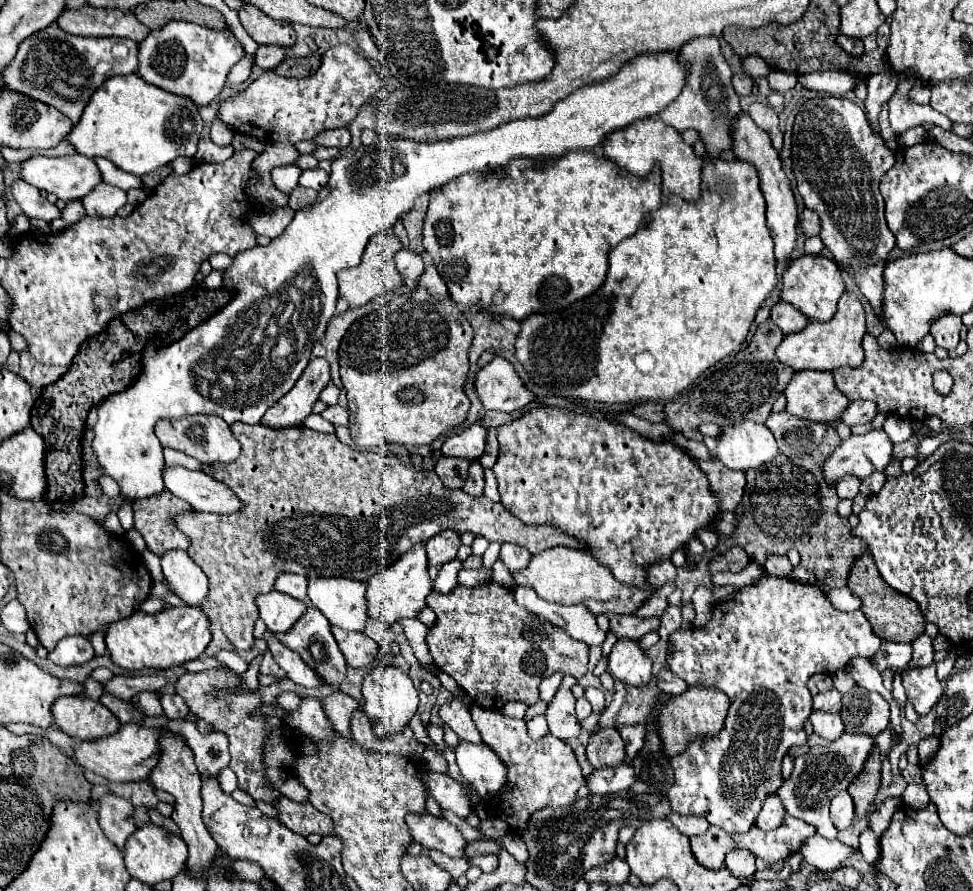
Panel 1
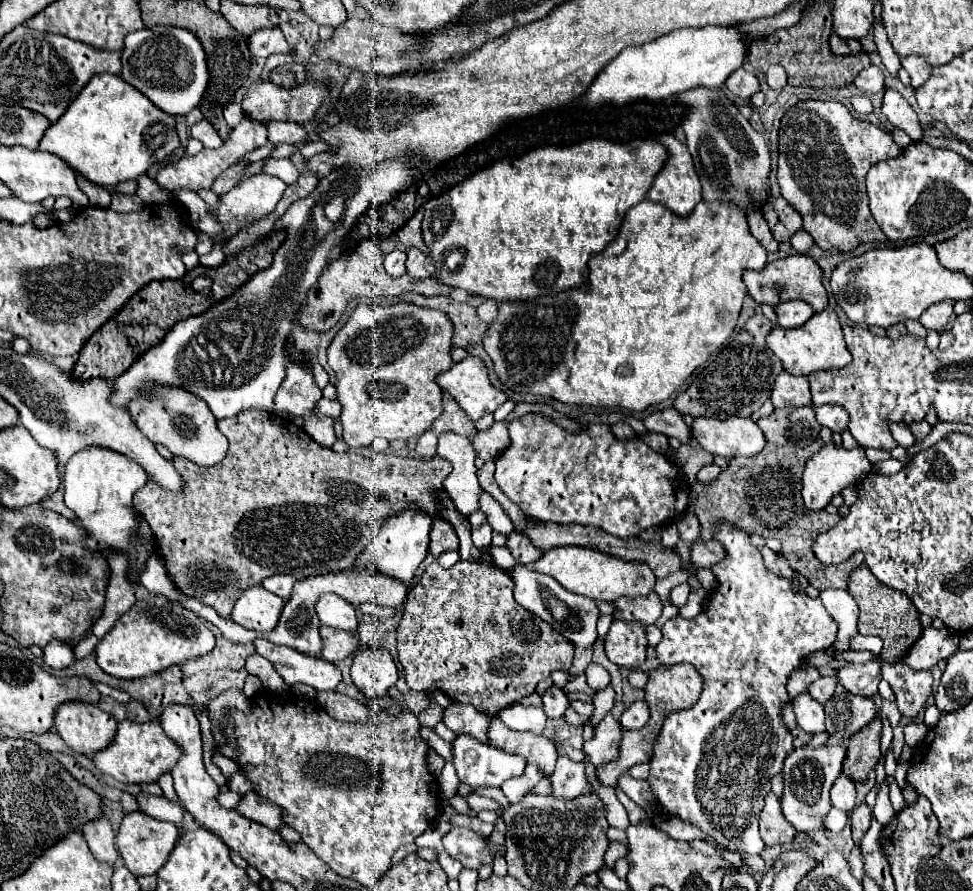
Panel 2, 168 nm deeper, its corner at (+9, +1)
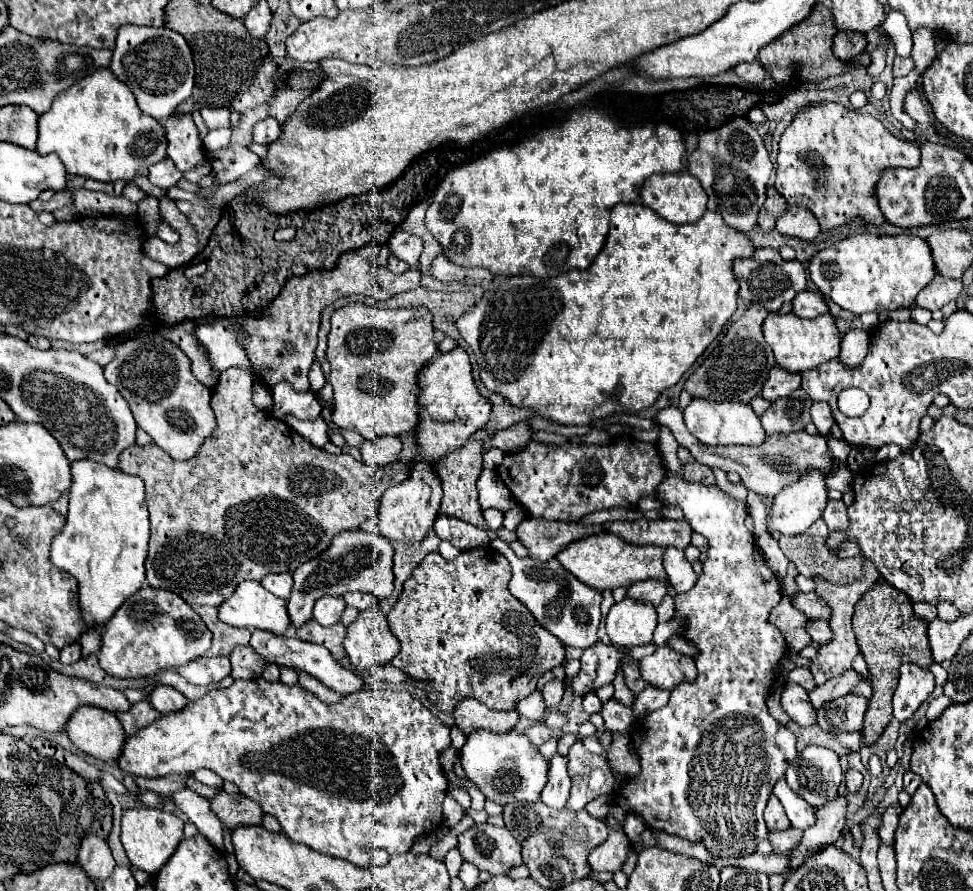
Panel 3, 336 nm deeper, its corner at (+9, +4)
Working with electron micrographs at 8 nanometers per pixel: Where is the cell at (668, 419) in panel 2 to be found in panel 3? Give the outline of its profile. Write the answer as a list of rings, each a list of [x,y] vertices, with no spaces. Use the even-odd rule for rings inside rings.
[[[674,406],[660,410],[658,416],[656,416],[656,422],[660,422],[662,426],[668,426],[672,430],[674,438],[678,440],[678,444],[686,446],[700,464],[706,464],[710,468],[720,468],[724,472],[738,472],[748,490],[752,490],[760,496],[766,496],[766,498],[776,496],[782,488],[796,482],[810,468],[820,470],[824,474],[830,472],[832,460],[834,460],[834,456],[828,450],[826,438],[820,436],[820,434],[810,436],[804,430],[792,432],[792,434],[768,436],[766,442],[760,444],[760,446],[706,446],[700,440],[696,440],[696,436],[692,436],[688,432],[688,428],[682,420],[682,412]]]

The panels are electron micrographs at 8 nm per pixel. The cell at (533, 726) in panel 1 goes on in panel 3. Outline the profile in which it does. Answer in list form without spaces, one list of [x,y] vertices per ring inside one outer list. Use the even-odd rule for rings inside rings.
[[[540,692],[530,694],[528,698],[524,698],[524,700],[520,702],[520,706],[516,706],[516,710],[518,710],[522,716],[530,718],[530,720],[538,720],[538,718],[542,718],[544,708],[546,708],[546,706],[544,706],[544,700],[542,700]]]

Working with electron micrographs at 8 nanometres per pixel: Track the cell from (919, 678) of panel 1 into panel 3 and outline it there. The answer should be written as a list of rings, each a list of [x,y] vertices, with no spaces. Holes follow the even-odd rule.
[[[902,664],[900,680],[892,698],[894,718],[898,722],[906,722],[920,708],[920,704],[930,698],[932,690],[934,676],[928,668],[920,668],[916,664]]]

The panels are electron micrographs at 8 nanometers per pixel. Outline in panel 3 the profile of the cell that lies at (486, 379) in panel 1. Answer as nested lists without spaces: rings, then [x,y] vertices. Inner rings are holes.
[[[456,346],[456,348],[452,348],[450,352],[446,352],[446,354],[436,354],[428,364],[424,364],[420,370],[418,370],[418,388],[420,388],[420,394],[418,394],[418,398],[420,398],[420,402],[418,402],[418,412],[420,412],[420,422],[418,422],[418,428],[416,428],[416,446],[418,446],[418,454],[410,460],[410,474],[408,474],[408,478],[400,484],[400,486],[392,486],[392,488],[388,488],[386,492],[384,492],[384,496],[382,496],[382,506],[380,506],[380,512],[378,512],[378,518],[380,518],[380,532],[382,532],[382,536],[386,536],[392,544],[394,542],[402,542],[402,544],[416,544],[416,542],[422,542],[424,538],[426,538],[426,532],[432,528],[432,524],[434,524],[434,520],[436,520],[436,516],[438,516],[438,510],[440,510],[440,500],[442,500],[442,480],[440,480],[440,476],[438,476],[438,472],[434,470],[434,464],[442,458],[442,456],[446,456],[446,454],[450,454],[450,452],[454,452],[454,450],[458,450],[458,448],[462,448],[466,442],[468,442],[468,438],[476,432],[476,430],[480,430],[486,422],[488,422],[488,418],[490,418],[490,402],[488,400],[484,400],[480,394],[478,394],[478,388],[476,388],[476,384],[474,384],[474,380],[472,380],[472,374],[470,374],[470,362],[468,362],[468,354],[460,348],[460,346]]]

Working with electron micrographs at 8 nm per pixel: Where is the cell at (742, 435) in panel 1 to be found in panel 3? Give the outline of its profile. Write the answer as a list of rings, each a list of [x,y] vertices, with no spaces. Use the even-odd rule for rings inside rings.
[[[692,398],[690,404],[682,410],[684,422],[688,430],[708,446],[726,446],[726,444],[762,444],[766,440],[766,432],[760,424],[760,418],[754,414],[750,404],[742,404],[736,400],[706,400],[706,398]]]

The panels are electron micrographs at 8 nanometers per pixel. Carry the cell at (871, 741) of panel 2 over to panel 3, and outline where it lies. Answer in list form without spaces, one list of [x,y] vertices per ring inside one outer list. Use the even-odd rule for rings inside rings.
[[[876,582],[870,592],[866,592],[854,610],[852,618],[854,634],[858,638],[860,652],[868,664],[868,672],[872,674],[872,698],[868,704],[866,720],[864,720],[864,744],[874,744],[882,730],[892,720],[892,692],[898,684],[898,670],[900,664],[912,662],[922,668],[930,668],[932,664],[932,652],[928,644],[928,622],[920,620],[912,612],[912,602],[904,592],[898,592],[886,582]]]

